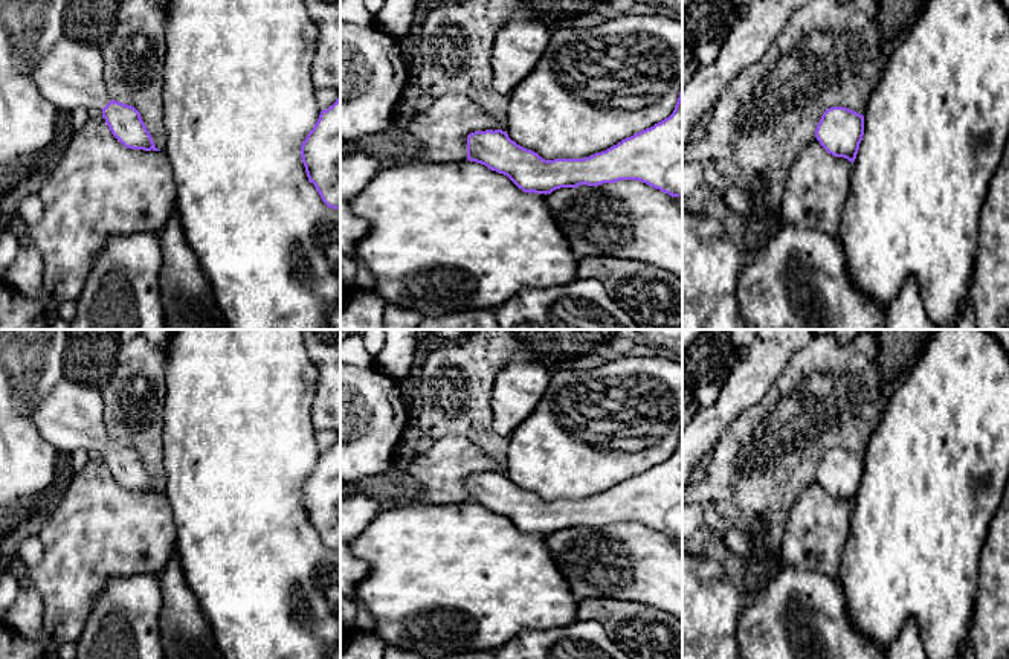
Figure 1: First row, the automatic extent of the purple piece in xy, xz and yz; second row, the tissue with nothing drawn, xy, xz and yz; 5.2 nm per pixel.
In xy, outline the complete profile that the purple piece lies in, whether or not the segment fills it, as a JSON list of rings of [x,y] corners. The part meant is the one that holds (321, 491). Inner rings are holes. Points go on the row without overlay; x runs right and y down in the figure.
[[[340,438],[321,453],[301,487],[301,499],[322,543],[340,552]]]

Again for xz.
[[[682,426],[675,452],[669,459],[589,499],[545,502],[537,494],[517,487],[505,473],[485,471],[467,477],[467,502],[507,517],[528,535],[546,537],[560,529],[638,522],[672,538],[682,538]]]

